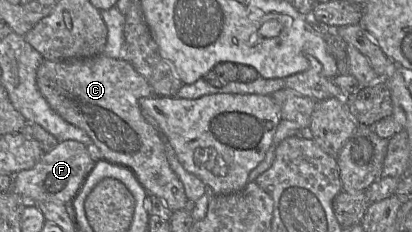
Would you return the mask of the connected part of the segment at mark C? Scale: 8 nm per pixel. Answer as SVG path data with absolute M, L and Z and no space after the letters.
M104 55L59 61L43 60L37 70L36 83L42 96L59 116L88 134L97 160L101 157L109 163L130 169L148 194L161 199L171 211L190 212L190 201L182 182L169 165L161 137L157 129L144 118L140 108L140 99L153 95L151 86L131 63Z

